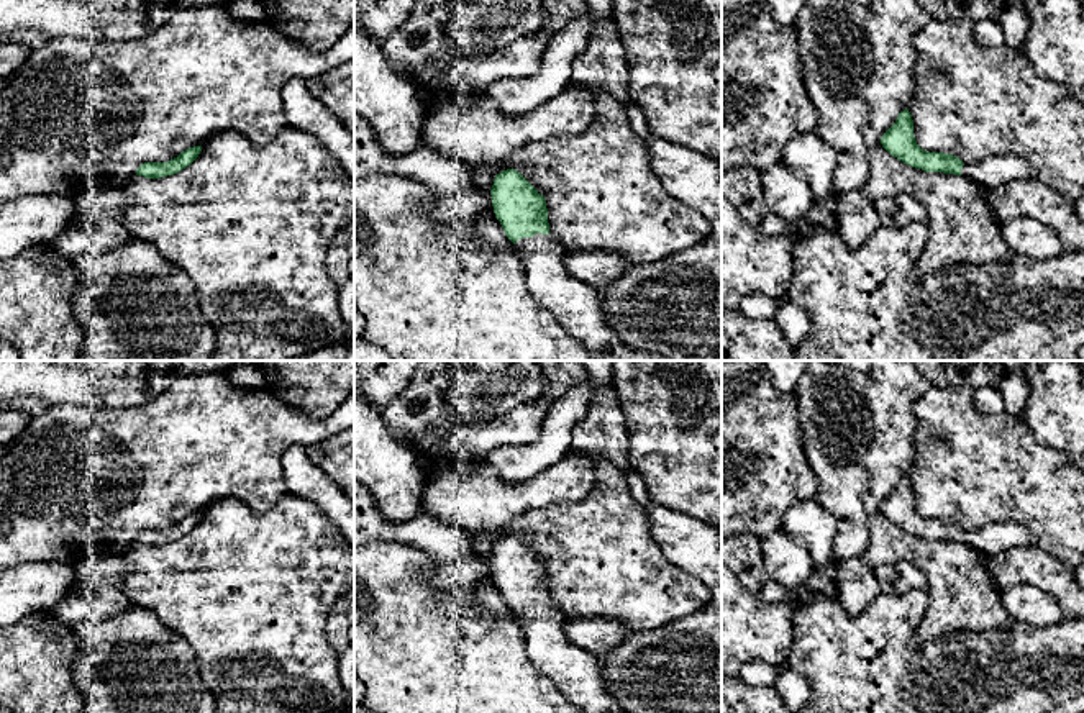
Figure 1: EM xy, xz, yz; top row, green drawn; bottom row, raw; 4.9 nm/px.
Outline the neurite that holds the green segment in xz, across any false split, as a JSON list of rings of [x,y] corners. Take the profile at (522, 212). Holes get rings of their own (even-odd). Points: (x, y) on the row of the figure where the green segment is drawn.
[[[518,170],[497,174],[490,195],[495,218],[520,252],[530,293],[587,347],[592,361],[671,361],[633,351],[617,338],[599,288],[566,270],[566,252],[549,238],[546,200]]]

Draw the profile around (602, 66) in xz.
[[[615,20],[595,23],[587,48],[572,62],[571,85],[607,90],[630,103],[630,69]]]

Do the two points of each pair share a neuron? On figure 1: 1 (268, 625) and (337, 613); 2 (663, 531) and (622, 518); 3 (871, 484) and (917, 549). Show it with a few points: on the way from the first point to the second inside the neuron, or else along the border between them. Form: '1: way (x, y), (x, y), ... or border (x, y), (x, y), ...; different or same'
1: border (337, 600), (327, 620), (327, 641), (335, 653); different
2: border (643, 505), (651, 536), (668, 561); different
3: border (879, 508), (869, 522), (869, 541), (866, 544); different

